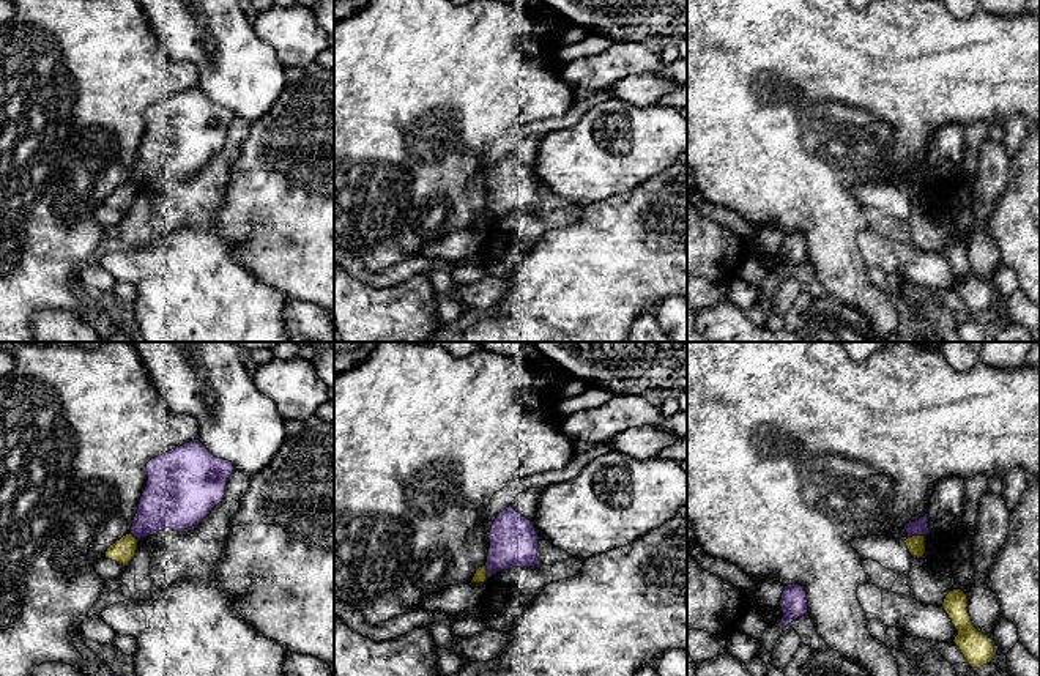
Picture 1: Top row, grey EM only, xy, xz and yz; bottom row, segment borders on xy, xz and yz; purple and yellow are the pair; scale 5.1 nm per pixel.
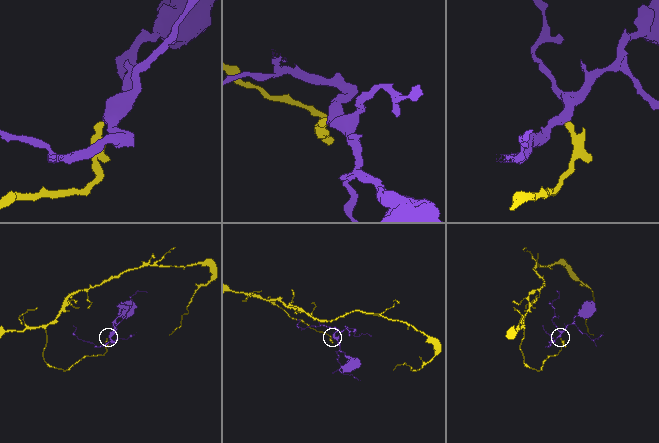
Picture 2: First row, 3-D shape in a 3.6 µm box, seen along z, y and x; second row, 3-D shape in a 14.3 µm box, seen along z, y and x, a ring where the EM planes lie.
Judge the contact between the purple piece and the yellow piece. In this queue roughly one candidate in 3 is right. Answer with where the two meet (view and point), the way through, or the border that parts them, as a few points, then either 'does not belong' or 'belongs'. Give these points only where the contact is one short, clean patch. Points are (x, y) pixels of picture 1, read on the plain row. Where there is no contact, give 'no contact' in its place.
yz (916, 182) | along yz (924, 182), (908, 185) | does not belong

